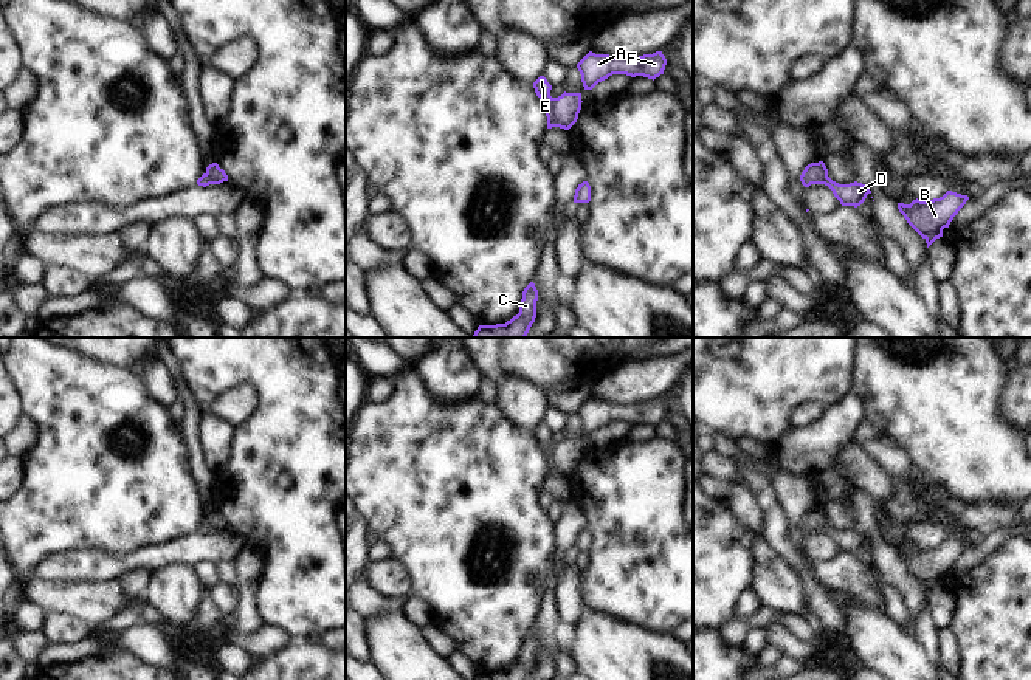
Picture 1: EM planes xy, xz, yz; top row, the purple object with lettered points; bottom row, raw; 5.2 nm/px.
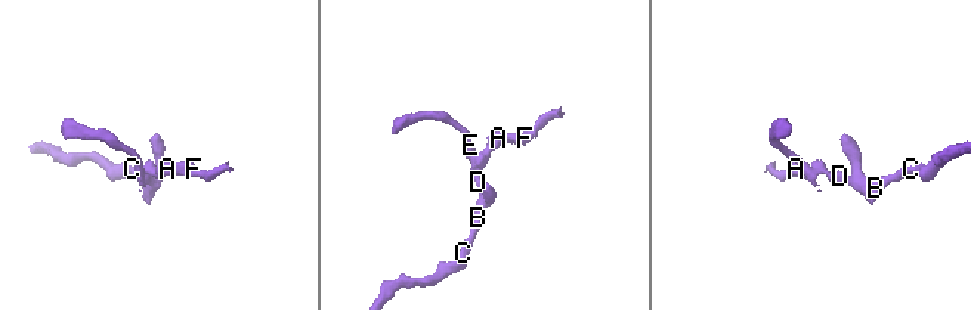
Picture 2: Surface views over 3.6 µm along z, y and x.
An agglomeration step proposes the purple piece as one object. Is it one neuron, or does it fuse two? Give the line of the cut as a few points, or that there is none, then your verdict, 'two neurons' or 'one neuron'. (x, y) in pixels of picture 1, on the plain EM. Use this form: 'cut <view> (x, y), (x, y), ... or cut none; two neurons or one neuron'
cut xz (552, 445), (552, 467), (558, 473); two neurons

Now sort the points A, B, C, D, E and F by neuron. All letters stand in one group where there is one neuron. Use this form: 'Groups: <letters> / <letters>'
Groups: A F / B C D E

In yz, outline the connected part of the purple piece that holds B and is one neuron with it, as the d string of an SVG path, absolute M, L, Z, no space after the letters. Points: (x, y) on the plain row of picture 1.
M947 537L940 545L927 548L916 545L910 551L898 550L898 556L929 595L936 586L943 584L943 576L949 575L967 547L967 542Z

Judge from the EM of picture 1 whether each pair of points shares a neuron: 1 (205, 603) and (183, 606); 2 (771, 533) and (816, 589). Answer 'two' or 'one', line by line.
1: two
2: one

